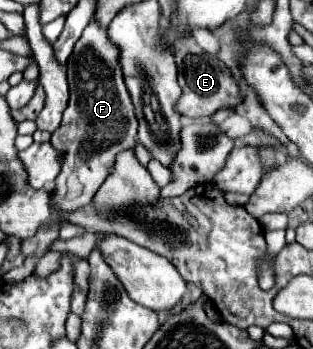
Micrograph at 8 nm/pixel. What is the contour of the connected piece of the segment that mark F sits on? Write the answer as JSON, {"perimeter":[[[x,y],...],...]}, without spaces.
{"perimeter":[[[92,19],[84,29],[82,37],[76,41],[72,57],[68,57],[66,65],[70,83],[70,103],[64,111],[64,119],[58,131],[54,131],[50,139],[52,147],[62,153],[60,175],[56,177],[56,187],[52,191],[52,203],[58,213],[54,213],[48,229],[40,229],[32,239],[22,241],[20,251],[24,257],[42,257],[44,253],[48,253],[50,245],[58,239],[60,225],[68,221],[68,213],[88,205],[98,187],[106,181],[110,167],[116,161],[116,155],[136,145],[138,123],[118,59],[118,45],[112,43],[106,29]]]}

